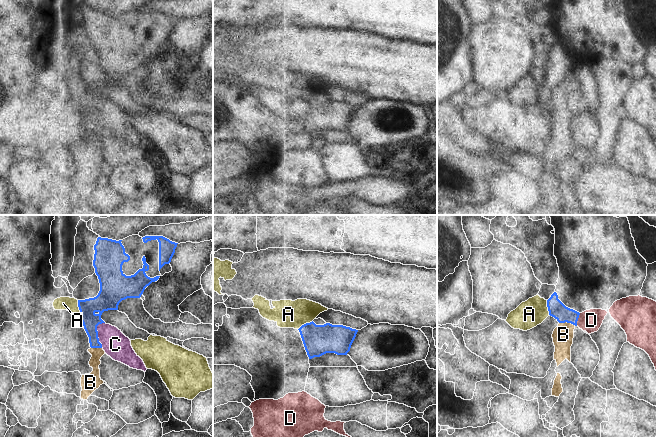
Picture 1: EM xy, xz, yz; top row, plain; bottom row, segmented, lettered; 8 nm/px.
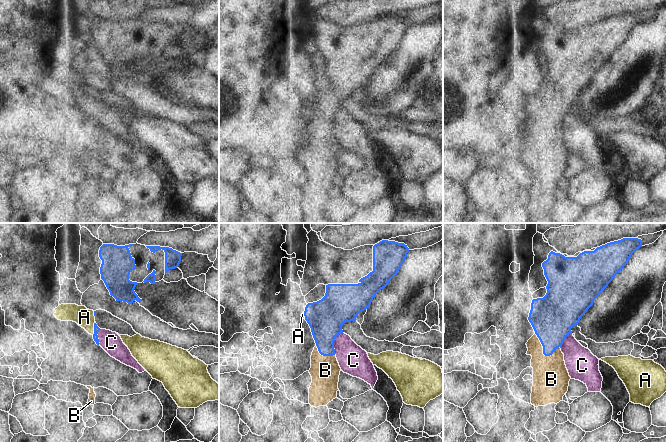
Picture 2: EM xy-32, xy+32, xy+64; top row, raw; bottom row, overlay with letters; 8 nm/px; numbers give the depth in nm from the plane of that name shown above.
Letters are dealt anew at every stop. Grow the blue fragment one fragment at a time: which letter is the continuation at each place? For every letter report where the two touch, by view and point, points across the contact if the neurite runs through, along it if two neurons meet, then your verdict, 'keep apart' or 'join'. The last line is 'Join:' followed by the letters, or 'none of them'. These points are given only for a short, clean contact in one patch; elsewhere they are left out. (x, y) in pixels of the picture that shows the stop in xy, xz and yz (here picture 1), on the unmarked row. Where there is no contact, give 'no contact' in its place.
A: meets blue in xy at (79, 85); border along xy (77, 76), (81, 94); keep apart
B: meets blue in yz at (567, 98); runs through yz (556, 84), (567, 98), (563, 110); join
C: meets blue in xy at (97, 109); border along xy (104, 98), (97, 102), (97, 113), (102, 123); keep apart
D: meets blue in yz at (577, 95); border along yz (580, 89), (576, 101); keep apart
Join: B

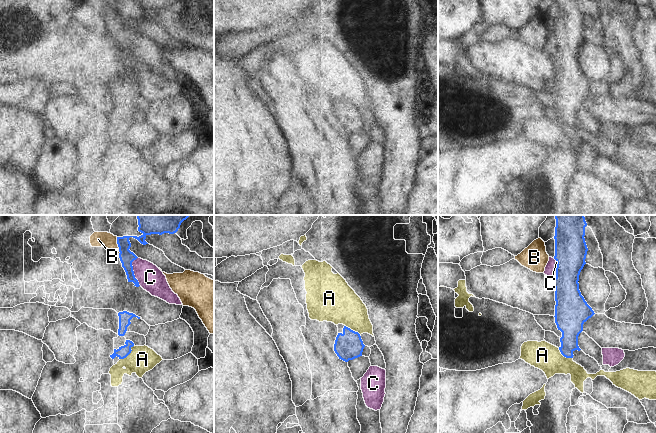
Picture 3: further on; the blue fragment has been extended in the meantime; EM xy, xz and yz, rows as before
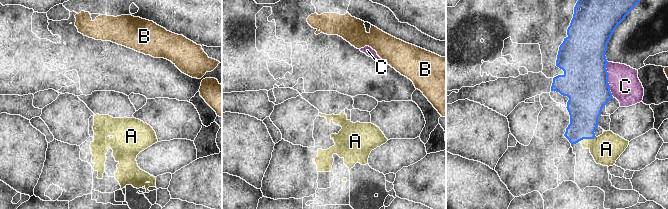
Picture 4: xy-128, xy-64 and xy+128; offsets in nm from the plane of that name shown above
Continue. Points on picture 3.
A: meets blue in xy at (128, 130); border along xy (134, 121), (130, 128), (120, 135); keep apart
B: meets blue in xy at (118, 22); border along xy (116, 13), (119, 32); keep apart
C: meets blue in xy at (133, 47); border along xy (137, 33), (132, 38), (132, 46), (134, 53), (140, 61); keep apart
Join: none of them

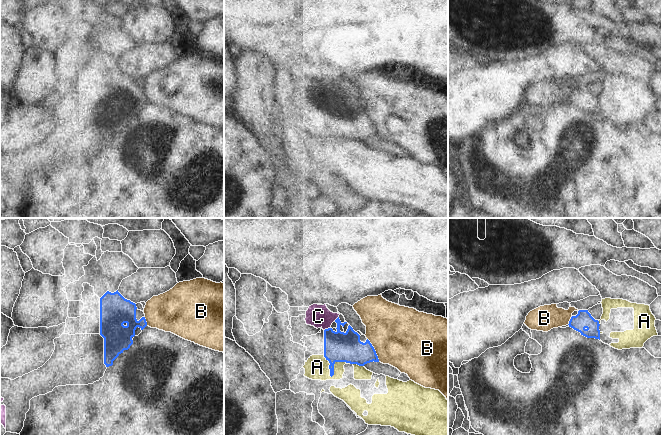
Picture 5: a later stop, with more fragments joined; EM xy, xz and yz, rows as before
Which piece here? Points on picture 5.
A: meets blue in xz at (333, 148); keep apart
B: meets blue in xz at (374, 126); border along xz (367, 114), (379, 137); keep apart
C: meets blue in xz at (326, 105); runs through xz (346, 123), (326, 105), (326, 100), (318, 92); join
Join: C

